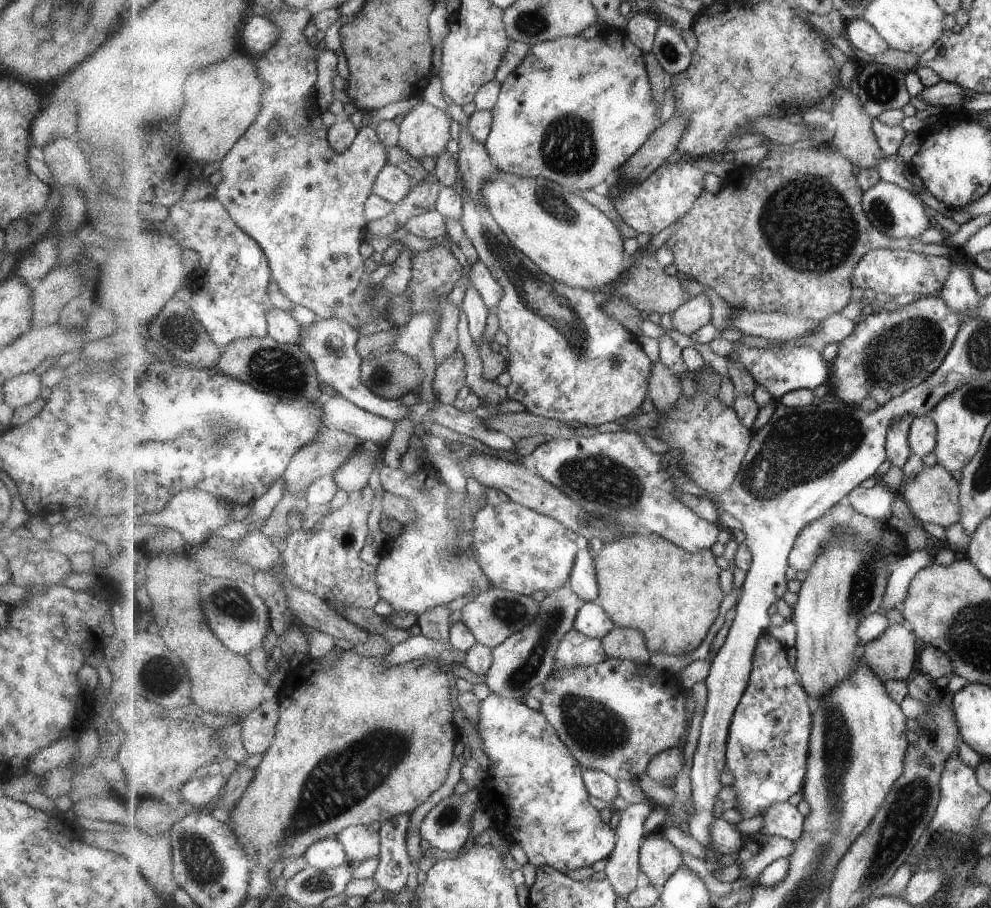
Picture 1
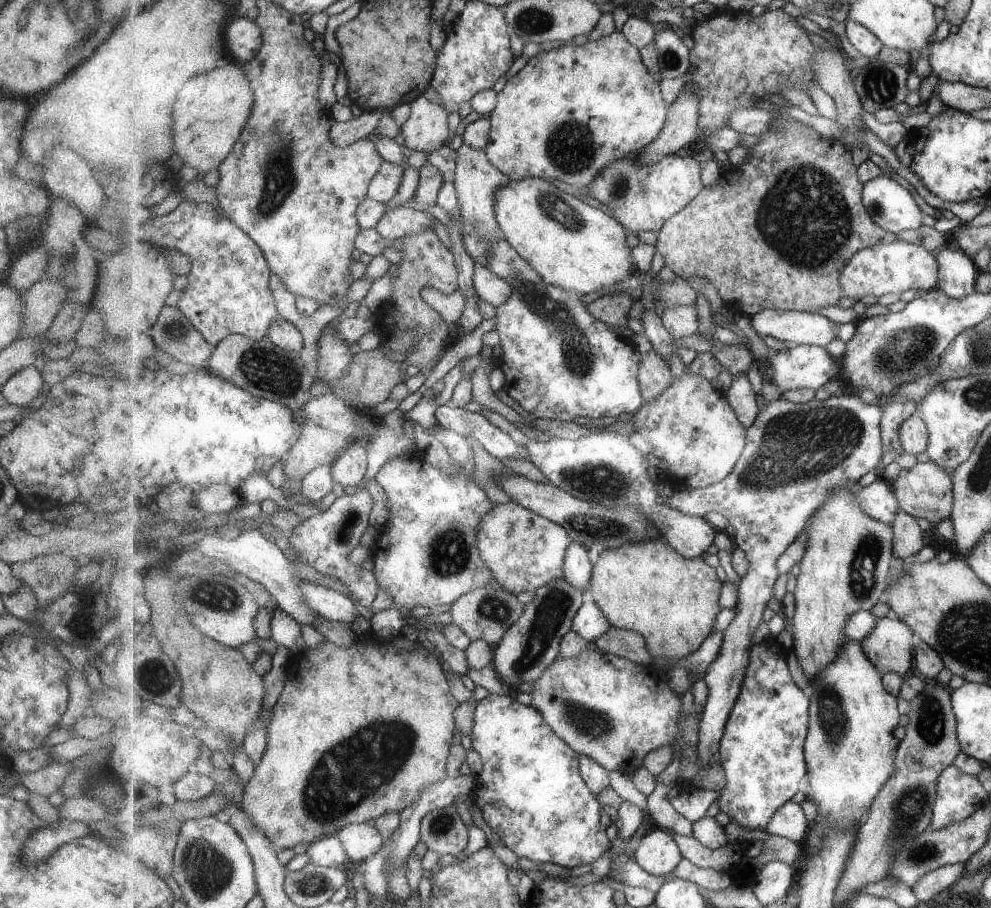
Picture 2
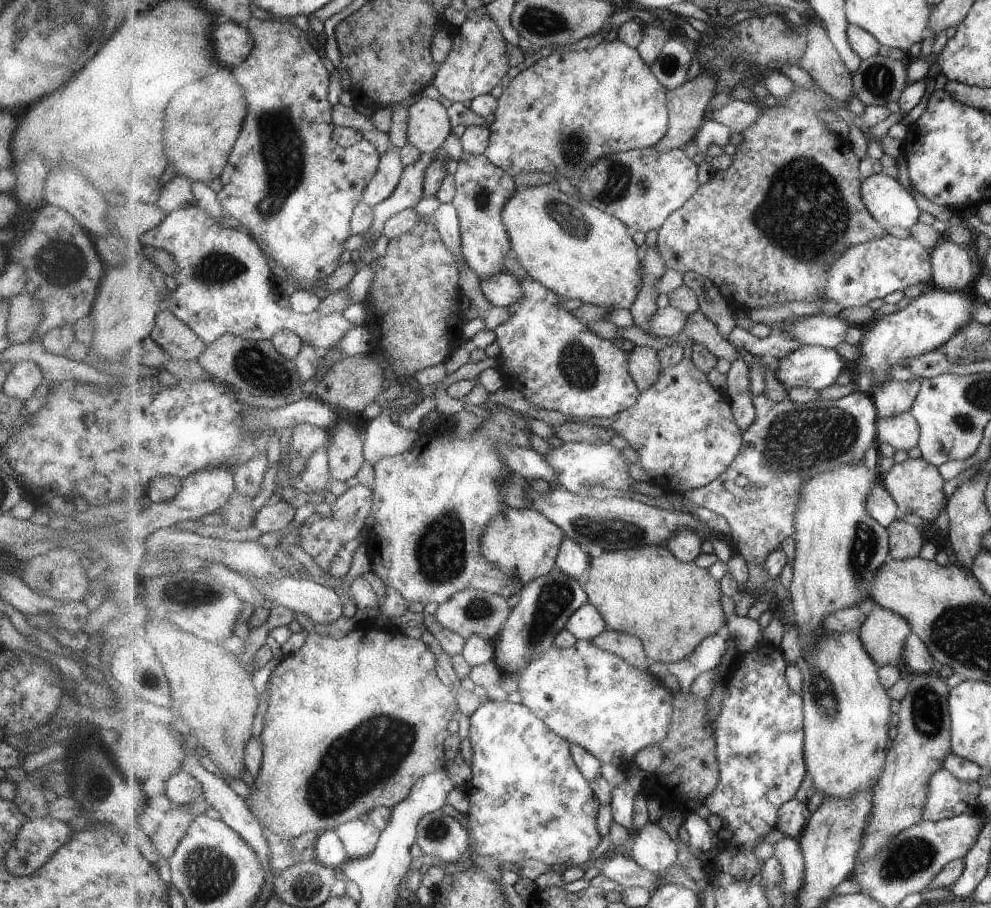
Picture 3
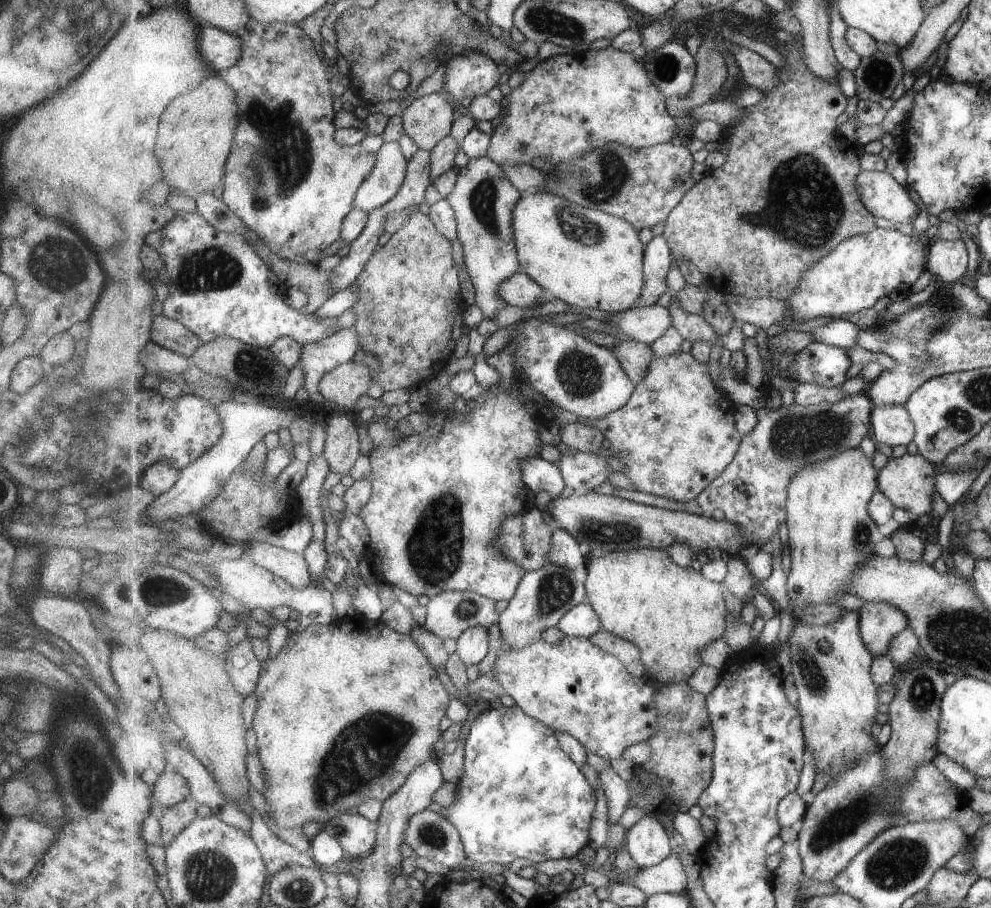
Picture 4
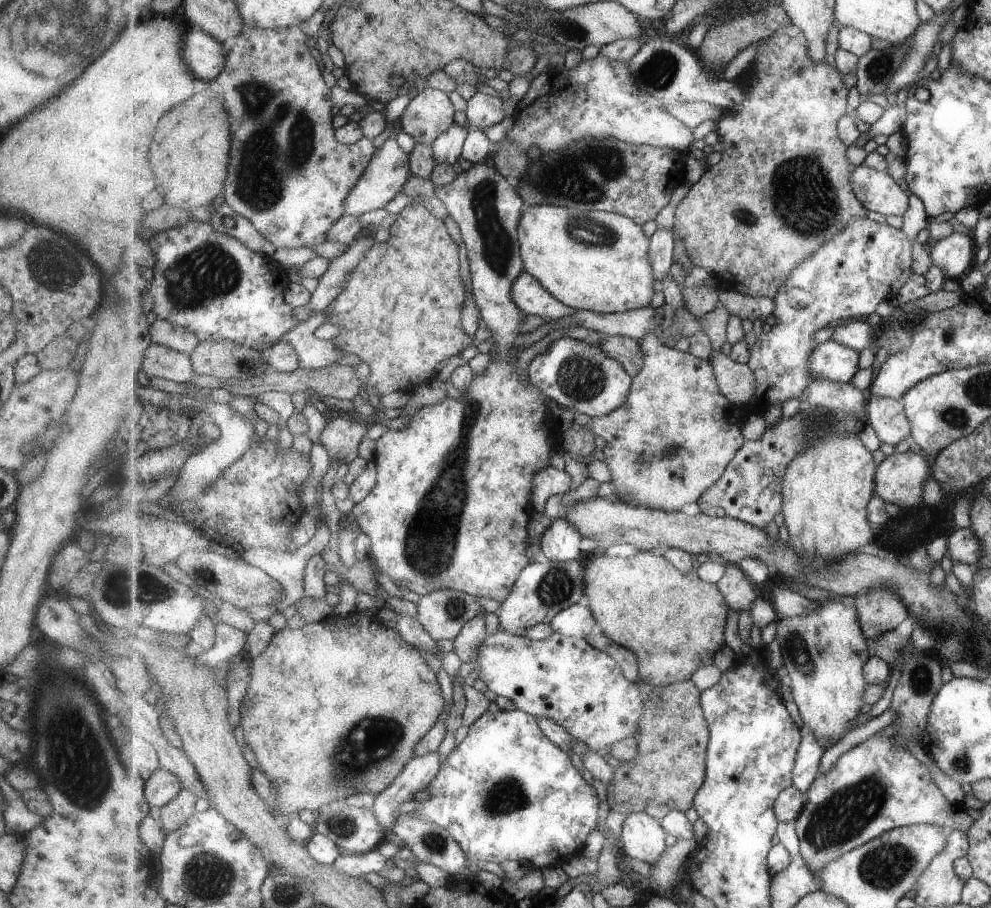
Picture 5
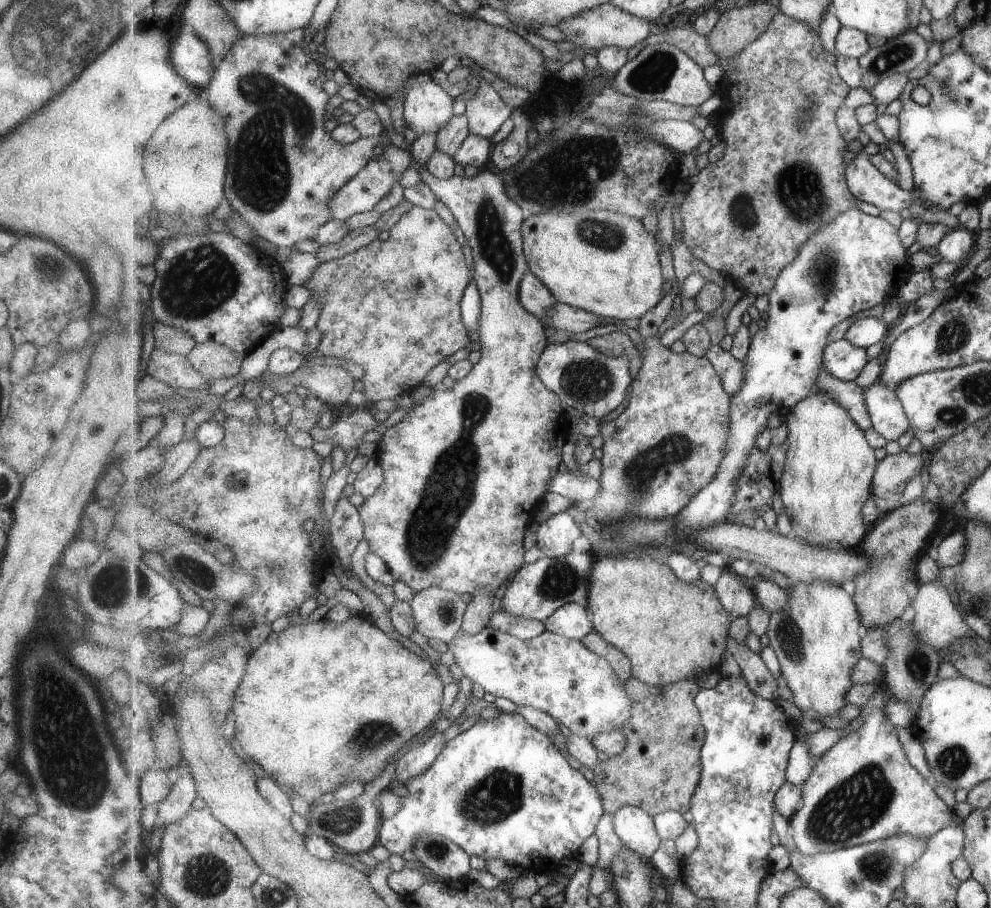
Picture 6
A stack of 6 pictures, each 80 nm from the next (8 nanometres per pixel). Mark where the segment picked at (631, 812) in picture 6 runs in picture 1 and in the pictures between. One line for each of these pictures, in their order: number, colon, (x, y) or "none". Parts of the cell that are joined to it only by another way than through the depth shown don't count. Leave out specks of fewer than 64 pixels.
1: (660, 859)
2: (658, 853)
3: (653, 849)
4: (648, 844)
5: (643, 837)

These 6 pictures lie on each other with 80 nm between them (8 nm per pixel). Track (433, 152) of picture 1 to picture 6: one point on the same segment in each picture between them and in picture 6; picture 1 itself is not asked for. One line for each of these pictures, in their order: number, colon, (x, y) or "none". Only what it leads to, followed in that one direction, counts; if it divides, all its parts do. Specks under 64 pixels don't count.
2: (427, 130)
3: (430, 124)
4: (428, 120)
5: (429, 114)
6: (428, 108)

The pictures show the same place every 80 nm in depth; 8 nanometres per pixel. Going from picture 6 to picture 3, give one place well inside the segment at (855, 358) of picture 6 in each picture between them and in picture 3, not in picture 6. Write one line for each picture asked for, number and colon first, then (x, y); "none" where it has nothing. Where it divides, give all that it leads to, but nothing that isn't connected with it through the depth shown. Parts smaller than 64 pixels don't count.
3: (813, 366)
4: (819, 364)
5: (831, 360)

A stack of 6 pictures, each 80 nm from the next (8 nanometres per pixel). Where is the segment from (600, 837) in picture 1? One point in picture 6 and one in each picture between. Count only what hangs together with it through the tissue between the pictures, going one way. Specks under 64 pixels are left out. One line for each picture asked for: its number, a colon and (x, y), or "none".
2: (530, 791)
3: (528, 799)
4: (521, 796)
5: (507, 792)
6: (502, 789)

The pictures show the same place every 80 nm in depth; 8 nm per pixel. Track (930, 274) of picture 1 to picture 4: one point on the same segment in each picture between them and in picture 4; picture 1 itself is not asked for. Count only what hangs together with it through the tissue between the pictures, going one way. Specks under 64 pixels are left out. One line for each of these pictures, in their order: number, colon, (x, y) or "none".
2: (893, 268)
3: (870, 270)
4: (861, 270)

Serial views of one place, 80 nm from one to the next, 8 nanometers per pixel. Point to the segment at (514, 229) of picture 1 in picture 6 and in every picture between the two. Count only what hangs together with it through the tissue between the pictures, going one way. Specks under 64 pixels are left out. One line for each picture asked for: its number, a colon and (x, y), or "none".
2: (572, 245)
3: (580, 251)
4: (588, 258)
5: (599, 261)
6: (604, 262)

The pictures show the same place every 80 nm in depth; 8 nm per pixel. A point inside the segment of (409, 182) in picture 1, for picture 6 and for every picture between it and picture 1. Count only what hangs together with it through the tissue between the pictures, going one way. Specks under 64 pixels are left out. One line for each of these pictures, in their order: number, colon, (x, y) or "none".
2: (385, 186)
3: (384, 184)
4: (390, 172)
5: (383, 180)
6: (363, 193)

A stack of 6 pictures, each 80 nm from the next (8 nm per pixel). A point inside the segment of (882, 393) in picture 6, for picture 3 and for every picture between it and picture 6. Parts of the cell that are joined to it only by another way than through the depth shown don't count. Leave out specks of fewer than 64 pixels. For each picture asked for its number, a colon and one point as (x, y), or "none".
3: (902, 431)
4: (891, 424)
5: (888, 418)

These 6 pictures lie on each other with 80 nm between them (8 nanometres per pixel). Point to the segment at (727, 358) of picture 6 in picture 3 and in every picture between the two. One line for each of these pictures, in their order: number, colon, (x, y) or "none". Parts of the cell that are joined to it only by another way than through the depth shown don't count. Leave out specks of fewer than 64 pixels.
3: (758, 495)
4: (752, 492)
5: (736, 381)

